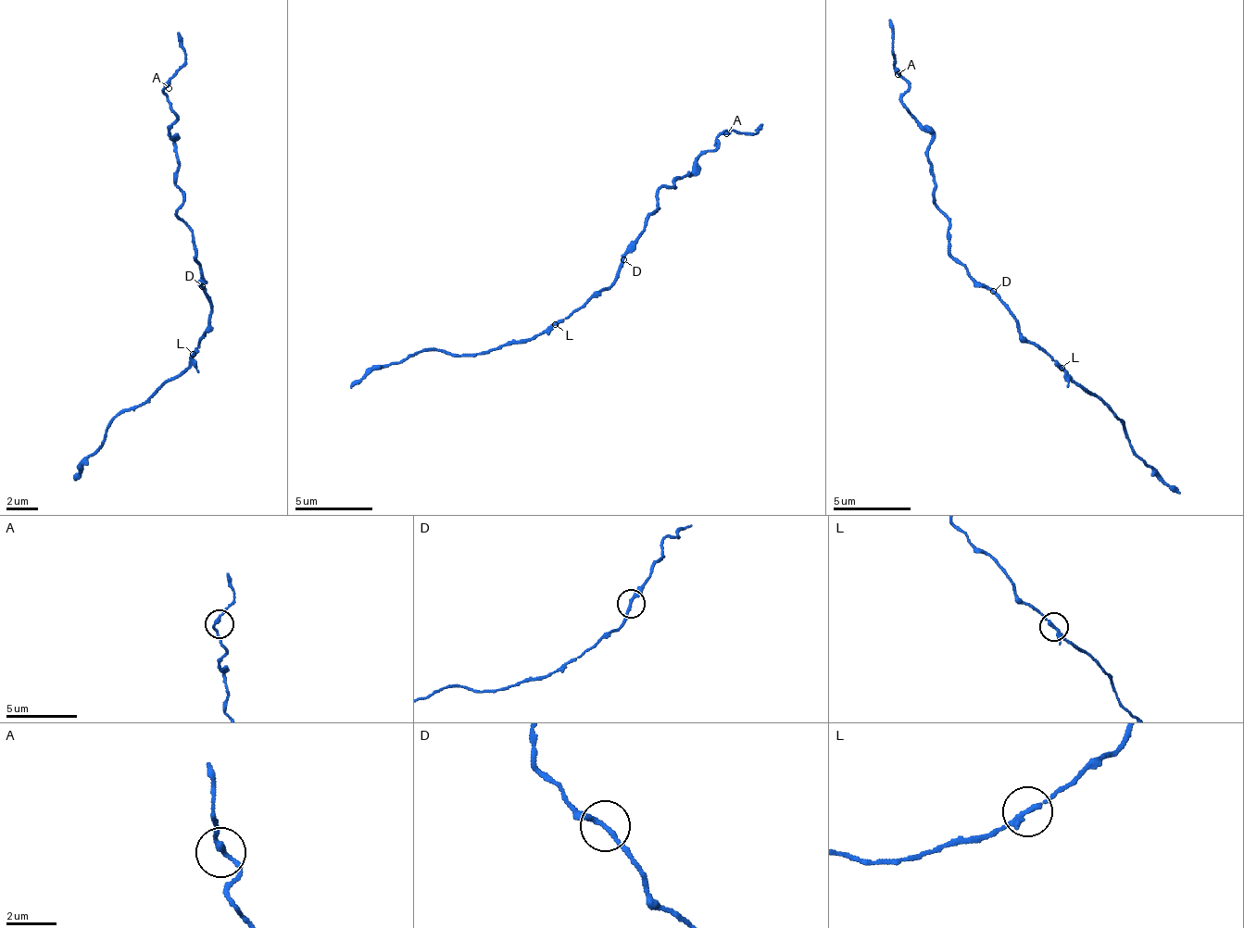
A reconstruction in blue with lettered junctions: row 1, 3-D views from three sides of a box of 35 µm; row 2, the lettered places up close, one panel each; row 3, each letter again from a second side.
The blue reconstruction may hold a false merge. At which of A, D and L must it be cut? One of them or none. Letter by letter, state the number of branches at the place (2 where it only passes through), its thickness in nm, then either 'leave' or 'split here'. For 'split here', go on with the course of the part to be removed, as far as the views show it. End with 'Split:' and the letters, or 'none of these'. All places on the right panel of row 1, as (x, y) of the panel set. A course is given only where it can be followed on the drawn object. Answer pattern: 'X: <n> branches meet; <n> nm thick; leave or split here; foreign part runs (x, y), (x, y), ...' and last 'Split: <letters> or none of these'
A: 2 branches meet; 180 nm thick; leave
D: 2 branches meet; 190 nm thick; leave
L: 3 branches meet; 170 nm thick; split here; foreign part runs (1062, 366), (1080, 384), (1114, 410), (1127, 432), (1131, 450), (1153, 474), (1179, 493)
Split: L

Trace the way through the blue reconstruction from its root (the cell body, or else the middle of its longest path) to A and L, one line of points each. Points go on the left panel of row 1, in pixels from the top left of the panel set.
A: (202, 290), (194, 231), (177, 216), (182, 190), (170, 131), (176, 110), (164, 91), (169, 88)
L: (202, 290), (210, 307), (209, 321), (193, 353)

